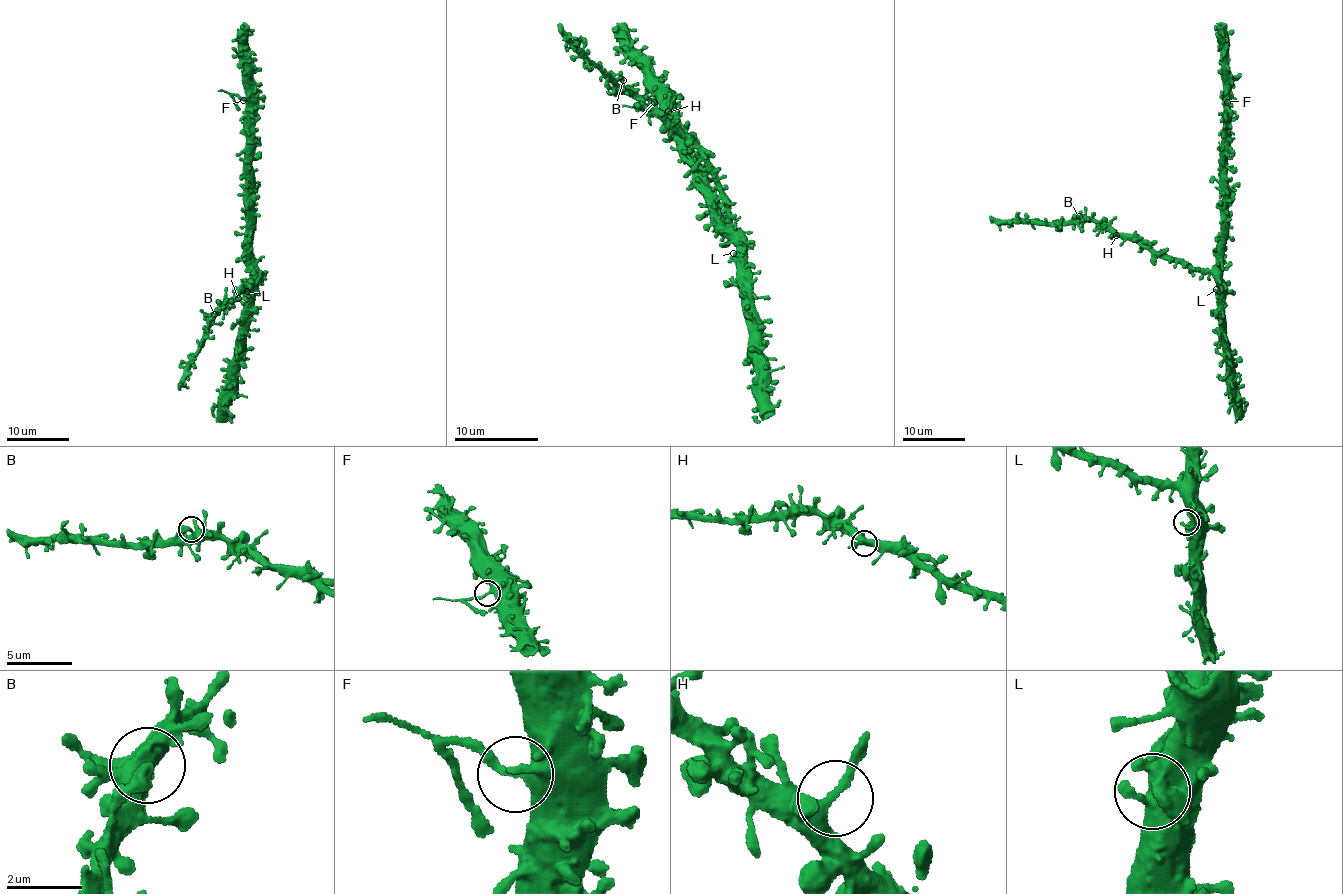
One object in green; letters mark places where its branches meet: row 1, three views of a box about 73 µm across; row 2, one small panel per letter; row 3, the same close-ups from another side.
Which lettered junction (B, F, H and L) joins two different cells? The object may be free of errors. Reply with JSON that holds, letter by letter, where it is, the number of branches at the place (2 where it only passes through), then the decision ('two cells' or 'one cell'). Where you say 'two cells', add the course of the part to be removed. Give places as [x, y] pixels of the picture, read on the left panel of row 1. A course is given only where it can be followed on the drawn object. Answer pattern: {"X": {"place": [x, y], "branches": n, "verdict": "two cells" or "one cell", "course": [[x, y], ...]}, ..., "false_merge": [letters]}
{"B": {"place": [214, 314], "branches": 2, "verdict": "one cell"}, "F": {"place": [243, 100], "branches": 3, "verdict": "two cells", "course": [[243, 99], [232, 97], [238, 111]]}, "H": {"place": [238, 298], "branches": 2, "verdict": "one cell"}, "L": {"place": [247, 291], "branches": 2, "verdict": "one cell"}, "false_merge": ["F"]}

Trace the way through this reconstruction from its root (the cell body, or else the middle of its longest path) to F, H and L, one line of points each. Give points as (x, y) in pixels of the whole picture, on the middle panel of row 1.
F: (722, 224), (674, 129), (672, 130), (659, 103), (654, 103)
H: (722, 224), (725, 228), (729, 224), (729, 200), (715, 181), (705, 153), (673, 126), (666, 116), (668, 111)
L: (722, 224), (738, 251), (733, 253)

